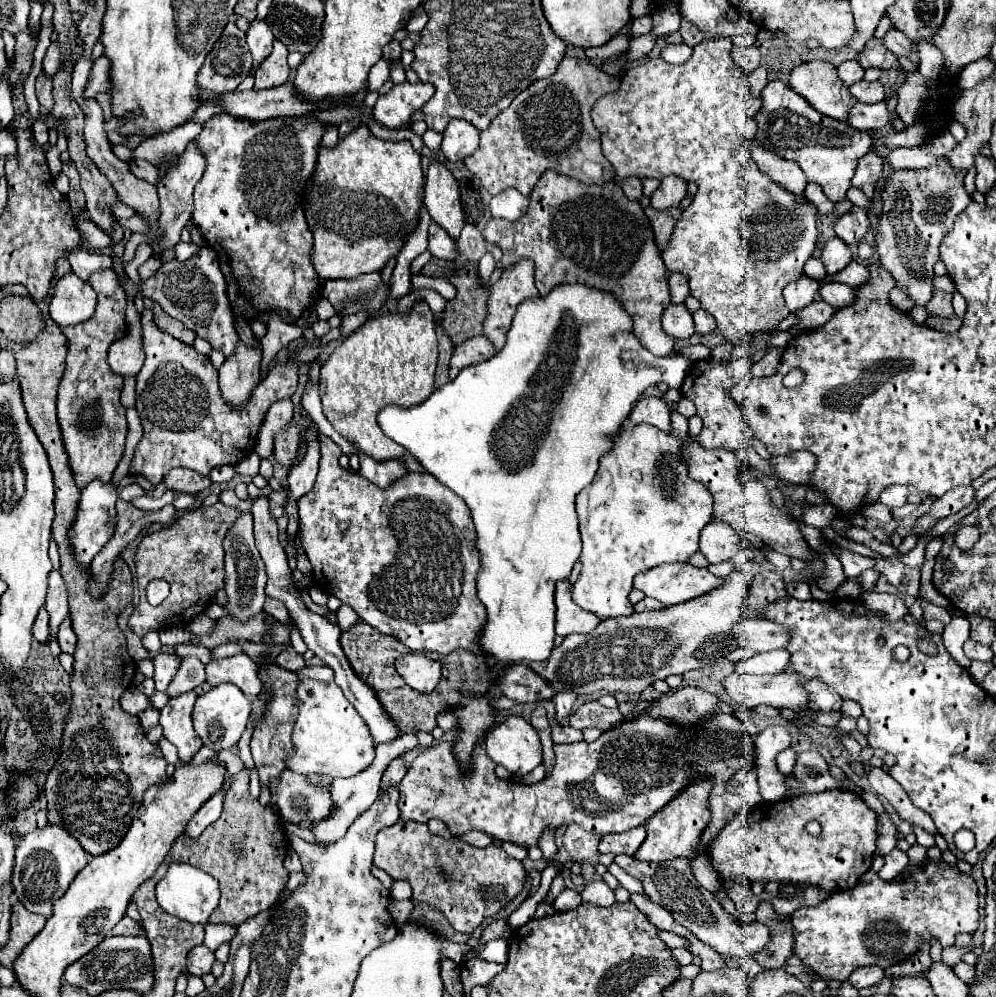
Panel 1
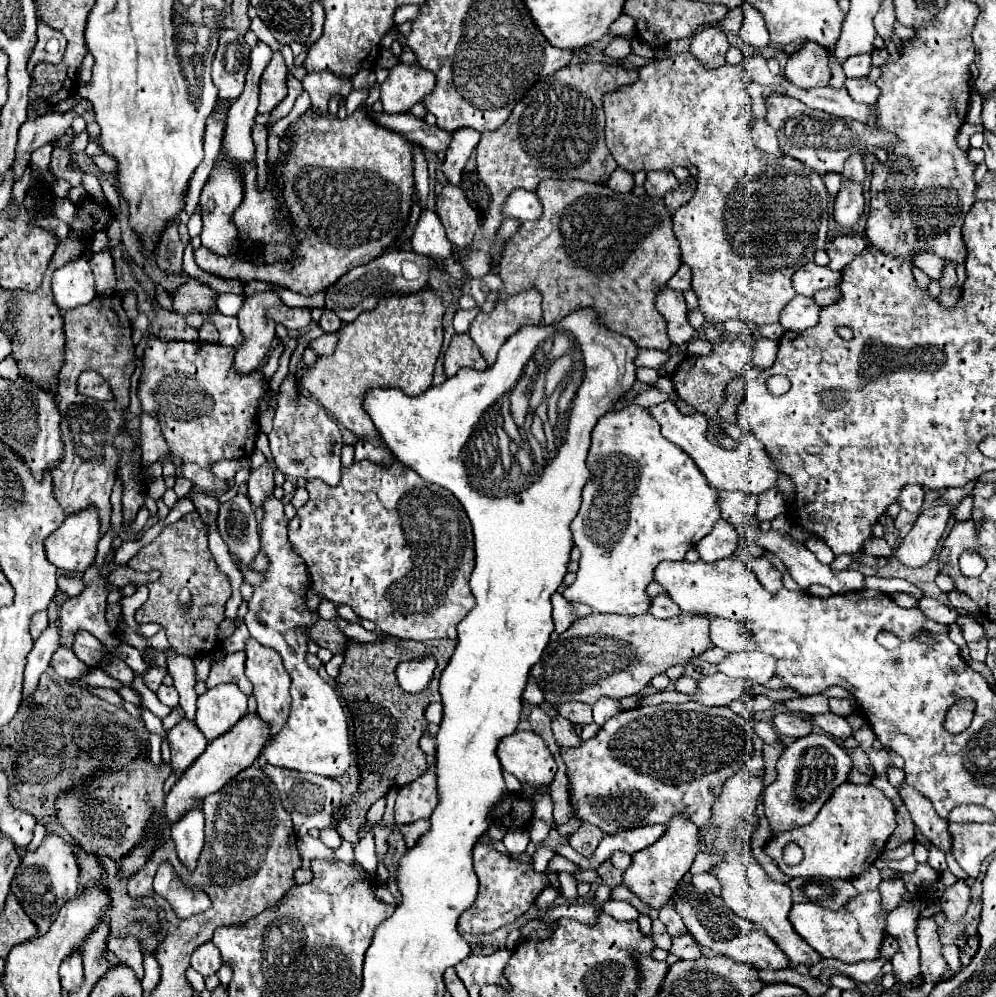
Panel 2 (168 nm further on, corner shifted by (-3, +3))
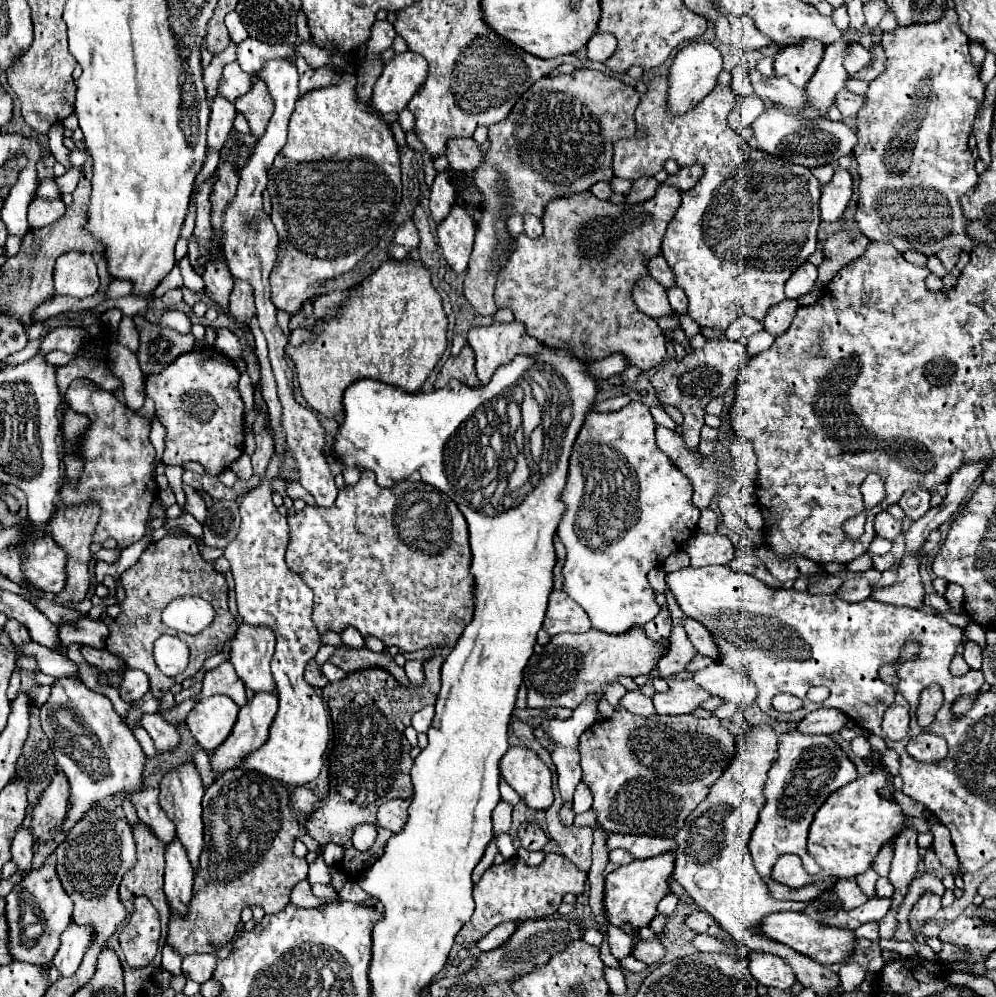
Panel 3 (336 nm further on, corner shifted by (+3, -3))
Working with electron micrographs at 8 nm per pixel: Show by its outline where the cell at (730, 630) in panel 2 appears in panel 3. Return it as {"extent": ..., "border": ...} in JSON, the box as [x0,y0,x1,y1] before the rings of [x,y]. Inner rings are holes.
{"extent":[682,617,718,661],"border":[[[686,617],[686,619],[682,619],[682,627],[684,627],[690,643],[694,645],[694,649],[696,649],[698,653],[708,655],[708,657],[712,657],[714,661],[718,661],[718,651],[716,651],[714,639],[712,639],[710,631],[708,631],[702,623]]]}

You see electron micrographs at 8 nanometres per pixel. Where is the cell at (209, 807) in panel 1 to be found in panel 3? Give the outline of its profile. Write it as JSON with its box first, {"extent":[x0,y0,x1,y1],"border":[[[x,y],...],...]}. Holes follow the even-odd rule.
{"extent":[164,839,194,917],"border":[[[174,839],[166,847],[166,873],[164,873],[164,893],[172,911],[180,917],[188,915],[188,903],[192,899],[192,881],[194,873],[186,853],[182,851],[182,843]]]}

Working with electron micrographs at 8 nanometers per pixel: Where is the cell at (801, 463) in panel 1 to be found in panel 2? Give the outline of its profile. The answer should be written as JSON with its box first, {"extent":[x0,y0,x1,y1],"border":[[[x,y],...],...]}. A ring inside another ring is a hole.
{"extent":[648,401,784,495],"border":[[[672,401],[652,405],[652,407],[648,407],[648,411],[660,423],[662,435],[668,441],[672,441],[674,445],[678,445],[680,449],[684,449],[694,459],[694,463],[698,465],[698,469],[704,473],[704,477],[708,479],[708,483],[714,489],[720,489],[720,491],[722,489],[724,491],[740,489],[750,495],[760,495],[762,491],[776,487],[780,475],[784,475],[780,471],[780,467],[776,465],[776,461],[768,455],[764,445],[760,445],[760,441],[754,437],[752,431],[746,431],[744,437],[740,438],[738,449],[728,451],[728,449],[722,449],[706,439],[706,435],[704,435],[706,433],[706,417],[704,415],[700,415],[700,413],[682,415]]]}

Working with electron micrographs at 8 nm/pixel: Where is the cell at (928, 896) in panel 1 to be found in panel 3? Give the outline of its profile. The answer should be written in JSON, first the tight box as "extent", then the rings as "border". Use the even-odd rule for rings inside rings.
{"extent":[760,911,856,965],"border":[[[780,911],[780,913],[772,913],[772,915],[764,917],[760,921],[760,933],[772,941],[778,941],[782,945],[792,947],[794,951],[798,951],[798,953],[802,953],[802,955],[806,955],[822,965],[830,965],[830,963],[838,963],[838,961],[848,959],[854,945],[856,945],[856,937],[850,929],[818,925],[808,915],[790,913],[790,911]]]}

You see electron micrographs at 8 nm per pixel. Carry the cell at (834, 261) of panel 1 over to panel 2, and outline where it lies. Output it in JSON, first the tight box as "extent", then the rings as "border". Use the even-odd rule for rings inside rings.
{"extent":[828,235,866,271],"border":[[[842,235],[836,237],[828,247],[830,263],[828,267],[832,271],[842,271],[856,255],[860,255],[866,247],[866,241],[860,235]]]}

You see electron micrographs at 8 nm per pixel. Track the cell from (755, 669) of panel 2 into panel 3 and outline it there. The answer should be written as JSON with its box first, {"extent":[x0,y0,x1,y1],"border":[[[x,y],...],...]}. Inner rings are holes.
{"extent":[692,661,756,707],"border":[[[714,661],[710,667],[694,673],[692,677],[704,691],[714,697],[720,697],[724,703],[736,703],[738,707],[752,705],[756,699],[756,687],[738,671],[730,671],[730,667],[722,667],[722,663]]]}

